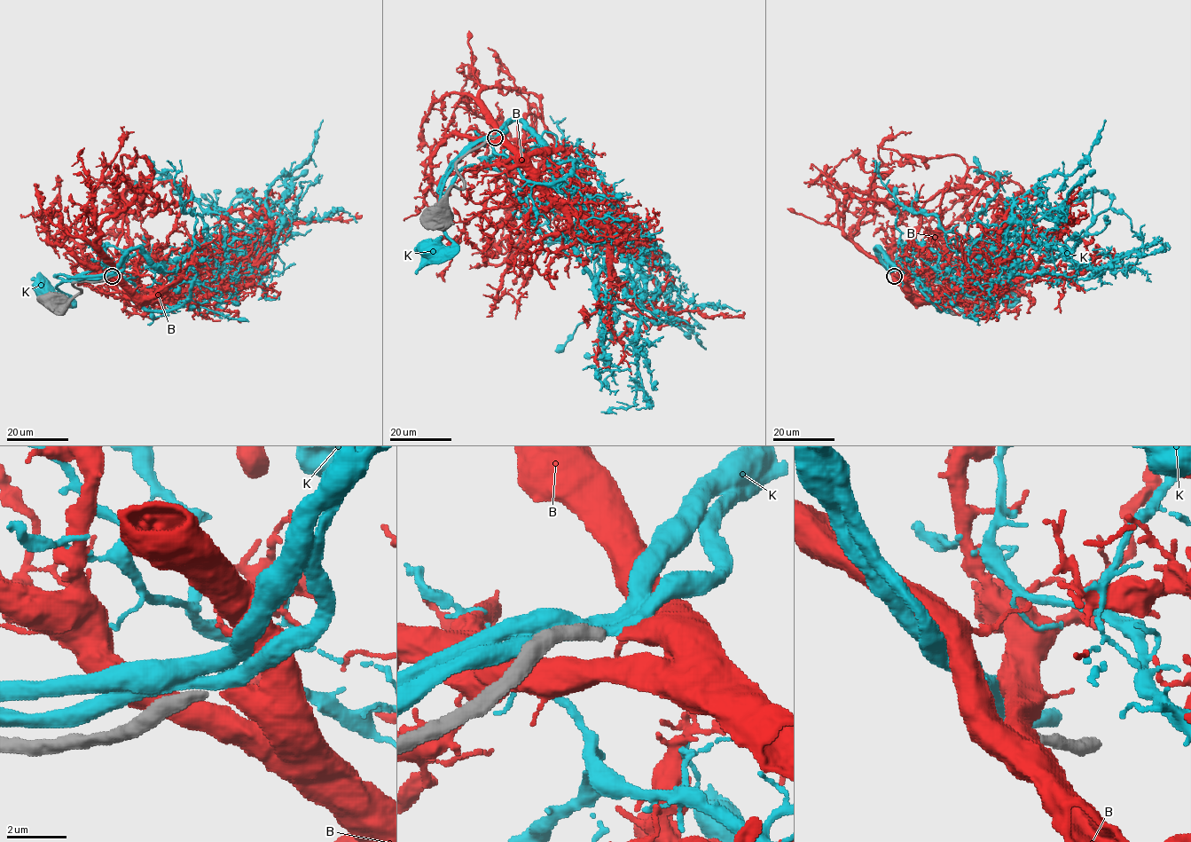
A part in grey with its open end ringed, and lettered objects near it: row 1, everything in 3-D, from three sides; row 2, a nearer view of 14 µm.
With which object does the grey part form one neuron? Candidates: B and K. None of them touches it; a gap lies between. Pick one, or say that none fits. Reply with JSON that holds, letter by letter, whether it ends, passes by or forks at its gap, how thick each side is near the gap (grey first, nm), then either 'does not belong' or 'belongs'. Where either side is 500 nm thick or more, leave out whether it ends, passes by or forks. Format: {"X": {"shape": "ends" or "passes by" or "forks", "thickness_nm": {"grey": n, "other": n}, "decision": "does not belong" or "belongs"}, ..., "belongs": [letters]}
{"B": {"shape": "ends", "thickness_nm": {"grey": 380, "other": 440}, "decision": "belongs"}, "K": {"thickness_nm": {"grey": 380, "other": 650}, "decision": "does not belong"}, "belongs": ["B"]}

